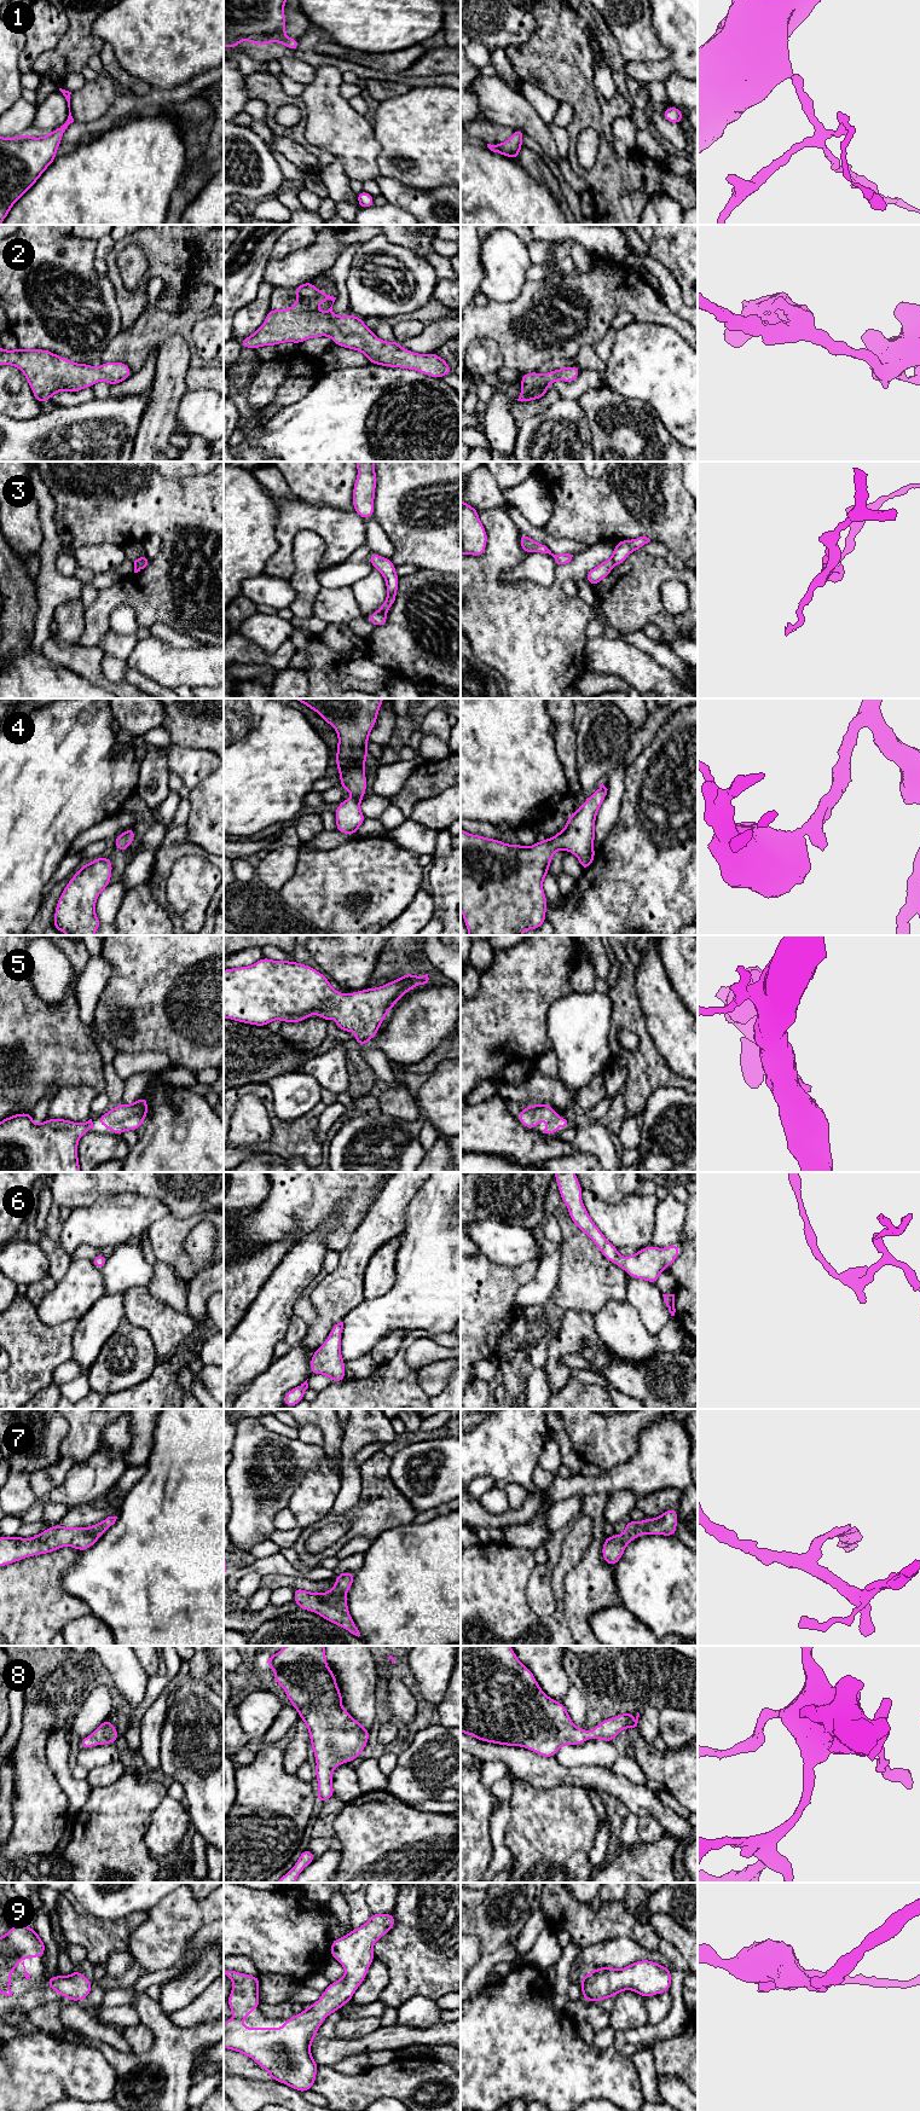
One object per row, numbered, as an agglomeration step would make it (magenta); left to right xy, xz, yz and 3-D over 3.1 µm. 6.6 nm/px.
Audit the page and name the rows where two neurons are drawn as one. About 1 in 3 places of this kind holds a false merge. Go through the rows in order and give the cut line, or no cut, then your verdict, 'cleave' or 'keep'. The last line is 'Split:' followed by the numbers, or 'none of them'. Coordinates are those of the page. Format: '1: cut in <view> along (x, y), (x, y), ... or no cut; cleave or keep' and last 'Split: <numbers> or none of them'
1: no cut; keep
2: no cut; keep
3: cut in xz along (376, 612), (386, 614); cleave
4: no cut; keep
5: no cut; keep
6: no cut; keep
7: no cut; keep
8: no cut; keep
9: no cut; keep
Split: 3

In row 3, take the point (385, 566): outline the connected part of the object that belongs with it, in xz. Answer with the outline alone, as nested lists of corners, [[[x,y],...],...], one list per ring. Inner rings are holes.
[[[371,552],[370,563],[375,569],[381,572],[387,586],[386,602],[378,608],[376,613],[387,614],[388,609],[394,605],[397,598],[399,576],[395,574],[395,566],[389,558],[381,557],[377,553]]]

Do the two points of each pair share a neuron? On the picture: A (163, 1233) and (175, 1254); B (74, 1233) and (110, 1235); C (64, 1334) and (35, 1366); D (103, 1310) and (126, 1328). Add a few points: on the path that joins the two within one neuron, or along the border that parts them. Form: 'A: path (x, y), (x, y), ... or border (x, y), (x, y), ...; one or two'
A: path (168, 1237), (171, 1250); one
B: path (82, 1233), (102, 1233); one
C: path (57, 1341), (40, 1358); one
D: border (125, 1317), (103, 1346); two

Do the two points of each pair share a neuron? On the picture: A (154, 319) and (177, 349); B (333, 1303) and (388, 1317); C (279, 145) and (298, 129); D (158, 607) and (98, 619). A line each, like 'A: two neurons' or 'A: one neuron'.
A: two neurons
B: two neurons
C: two neurons
D: one neuron

